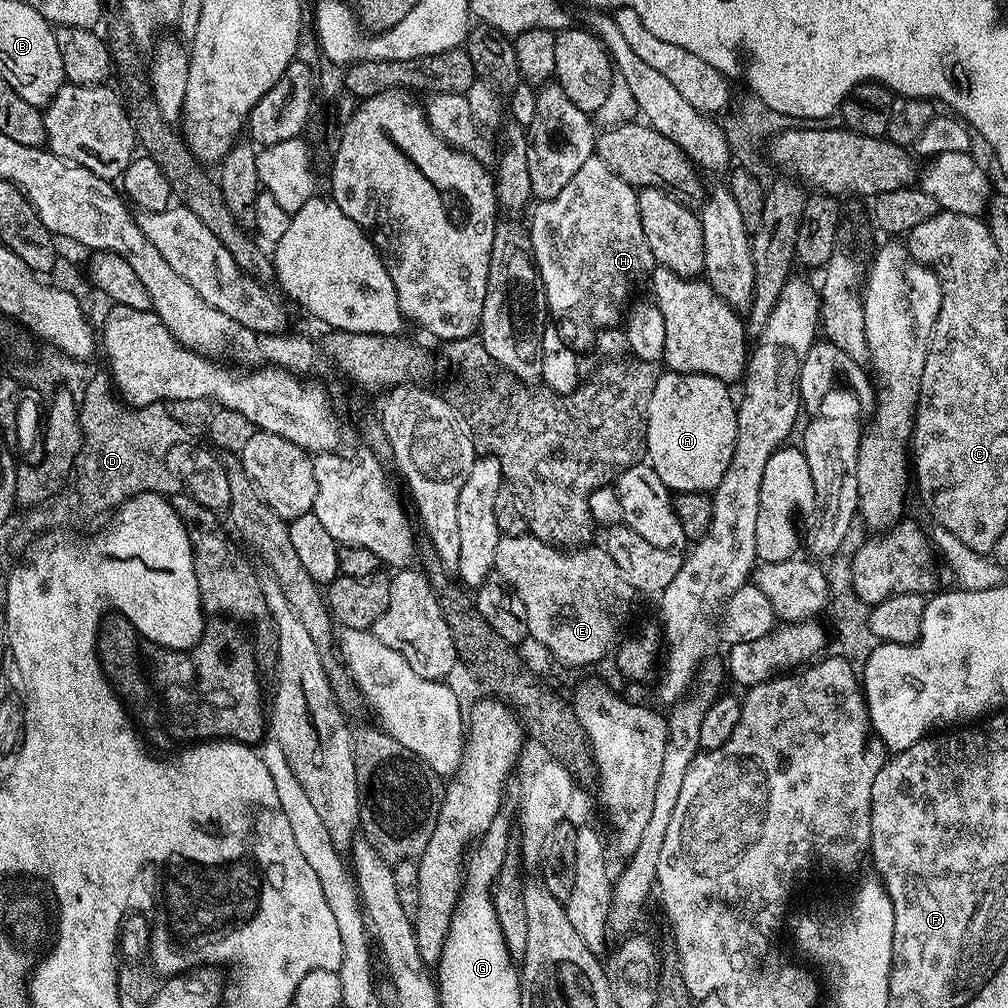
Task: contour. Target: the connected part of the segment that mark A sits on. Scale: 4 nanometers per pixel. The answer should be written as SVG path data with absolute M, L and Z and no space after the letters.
M701 372L661 373L651 392L645 417L645 451L648 462L662 479L663 484L672 492L703 492L715 491L722 480L726 467L733 457L737 440L737 405L731 398L729 385L712 375Z

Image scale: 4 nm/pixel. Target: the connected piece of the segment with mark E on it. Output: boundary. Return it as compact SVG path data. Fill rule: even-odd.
M501 536L498 550L494 550L495 571L512 587L519 607L526 614L529 637L537 640L550 655L572 668L584 668L596 664L617 643L616 635L632 612L632 599L638 596L635 588L626 582L626 574L618 570L614 558L603 546L581 546L565 550L538 538L522 536Z

